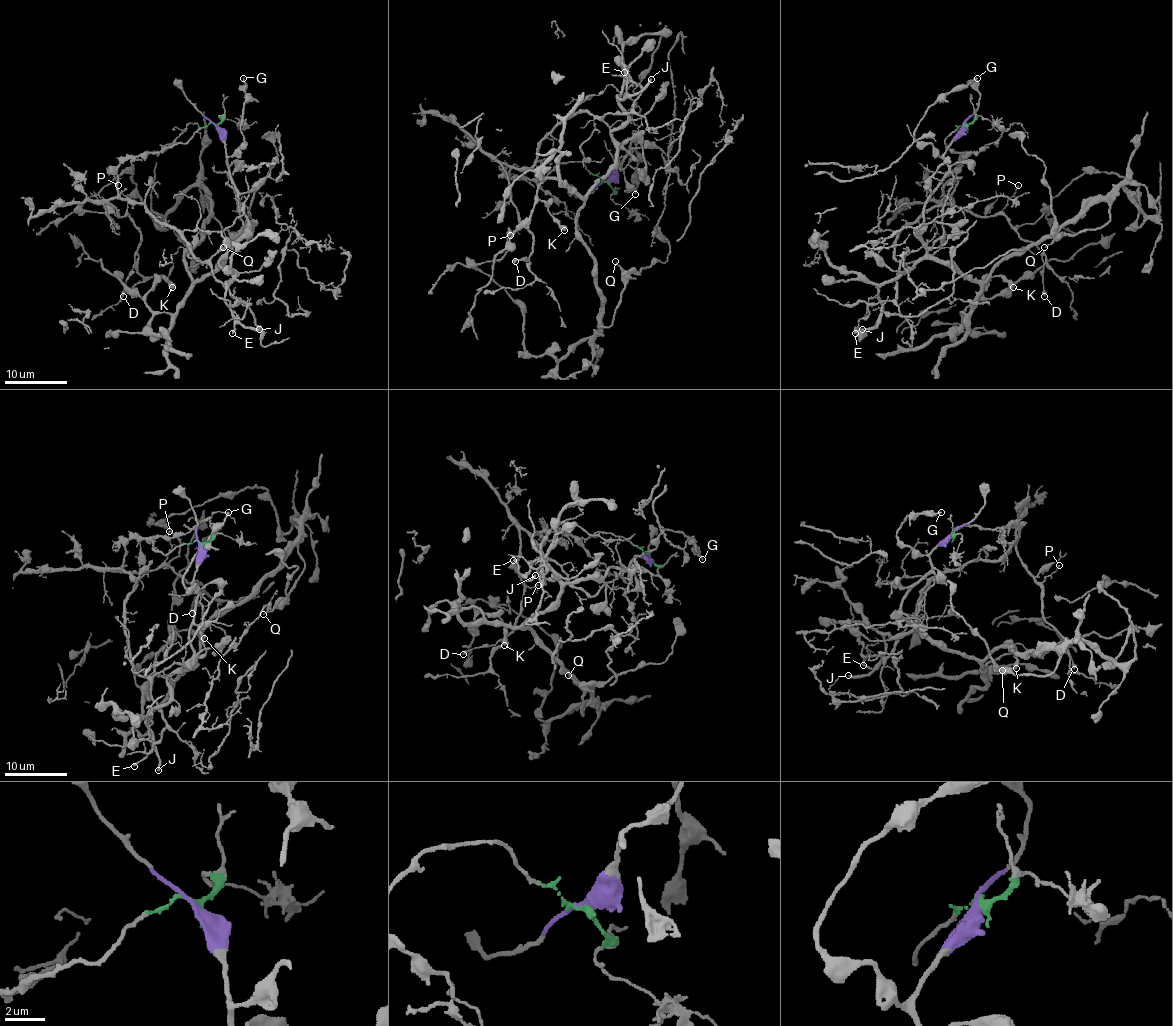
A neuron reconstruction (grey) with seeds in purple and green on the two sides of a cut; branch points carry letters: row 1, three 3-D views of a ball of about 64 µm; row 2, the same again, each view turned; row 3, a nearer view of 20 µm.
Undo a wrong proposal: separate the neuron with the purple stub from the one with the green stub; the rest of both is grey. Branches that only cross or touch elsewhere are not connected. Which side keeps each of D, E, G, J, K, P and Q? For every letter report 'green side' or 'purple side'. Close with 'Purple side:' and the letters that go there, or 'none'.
D: green side
E: purple side
G: purple side
J: purple side
K: purple side
P: green side
Q: purple side
Purple side: E, G, J, K, Q

